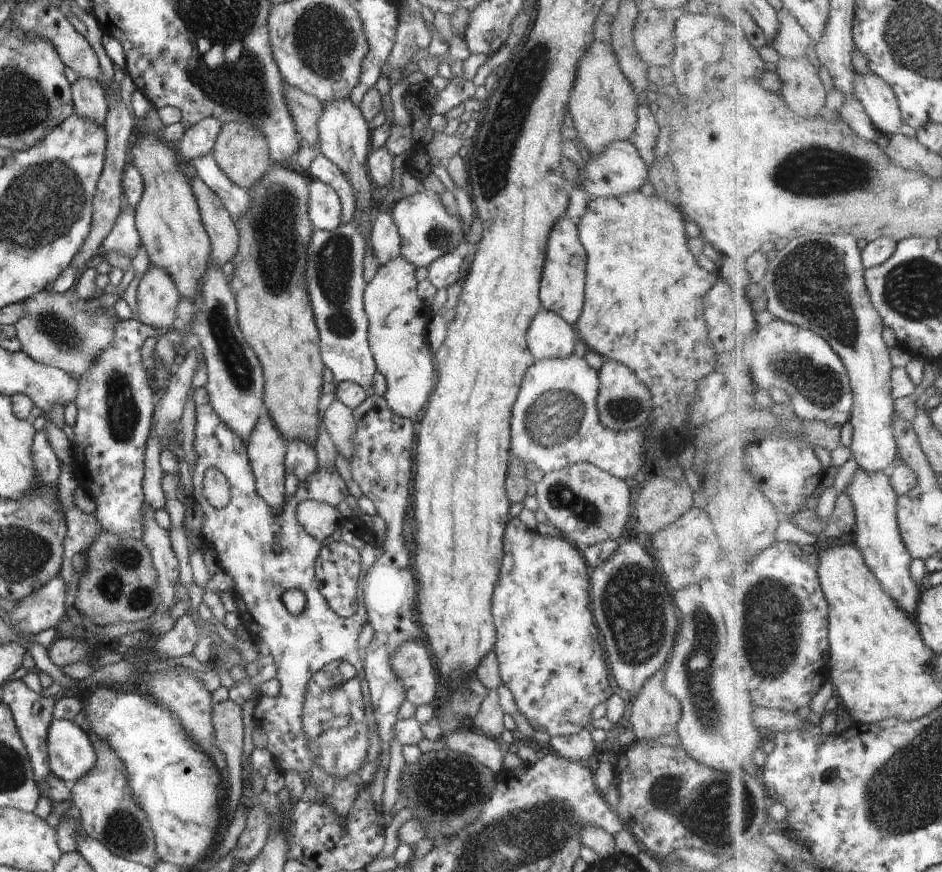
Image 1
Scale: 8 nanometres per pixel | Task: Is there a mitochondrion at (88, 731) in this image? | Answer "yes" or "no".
no

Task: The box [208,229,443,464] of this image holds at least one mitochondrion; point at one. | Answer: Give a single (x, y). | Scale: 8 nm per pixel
(333, 264)

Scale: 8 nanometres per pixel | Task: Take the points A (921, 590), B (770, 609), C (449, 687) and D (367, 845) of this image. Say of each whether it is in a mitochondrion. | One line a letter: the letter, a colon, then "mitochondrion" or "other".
A: other
B: mitochondrion
C: other
D: other

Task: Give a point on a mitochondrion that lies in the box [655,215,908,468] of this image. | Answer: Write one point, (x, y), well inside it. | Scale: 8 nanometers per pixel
(810, 281)

